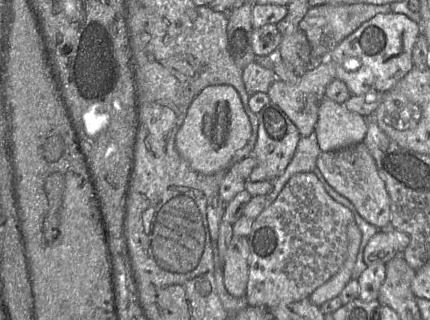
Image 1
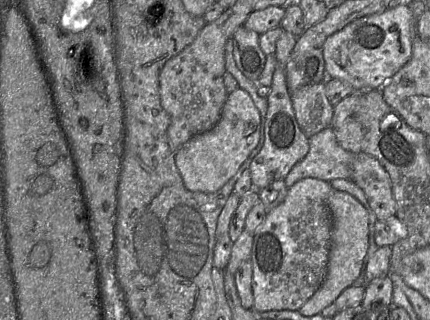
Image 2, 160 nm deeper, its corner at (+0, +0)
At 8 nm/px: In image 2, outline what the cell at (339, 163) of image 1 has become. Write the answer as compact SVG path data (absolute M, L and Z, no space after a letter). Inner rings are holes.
M363 151L356 153L350 180L364 191L377 220L385 220L396 214L389 174L375 157Z

